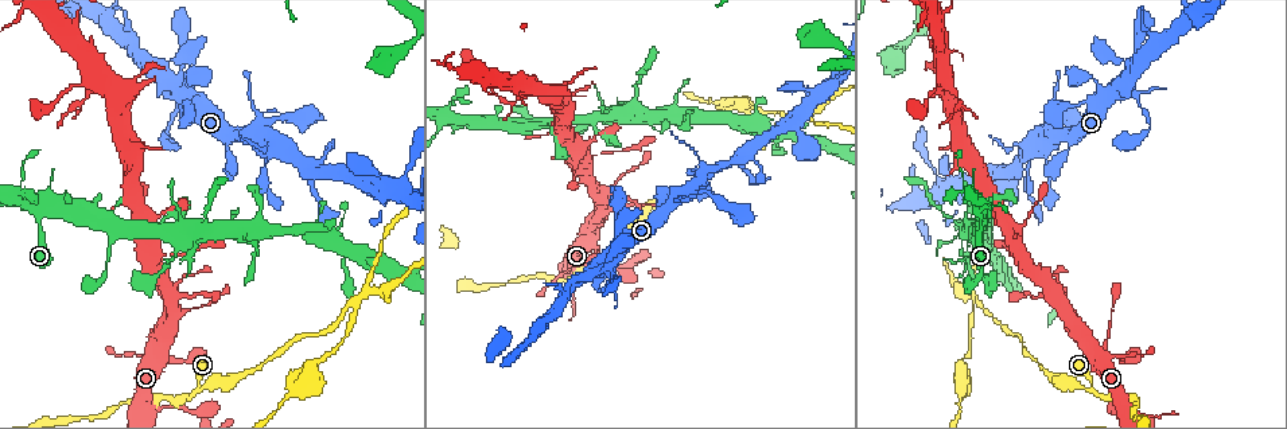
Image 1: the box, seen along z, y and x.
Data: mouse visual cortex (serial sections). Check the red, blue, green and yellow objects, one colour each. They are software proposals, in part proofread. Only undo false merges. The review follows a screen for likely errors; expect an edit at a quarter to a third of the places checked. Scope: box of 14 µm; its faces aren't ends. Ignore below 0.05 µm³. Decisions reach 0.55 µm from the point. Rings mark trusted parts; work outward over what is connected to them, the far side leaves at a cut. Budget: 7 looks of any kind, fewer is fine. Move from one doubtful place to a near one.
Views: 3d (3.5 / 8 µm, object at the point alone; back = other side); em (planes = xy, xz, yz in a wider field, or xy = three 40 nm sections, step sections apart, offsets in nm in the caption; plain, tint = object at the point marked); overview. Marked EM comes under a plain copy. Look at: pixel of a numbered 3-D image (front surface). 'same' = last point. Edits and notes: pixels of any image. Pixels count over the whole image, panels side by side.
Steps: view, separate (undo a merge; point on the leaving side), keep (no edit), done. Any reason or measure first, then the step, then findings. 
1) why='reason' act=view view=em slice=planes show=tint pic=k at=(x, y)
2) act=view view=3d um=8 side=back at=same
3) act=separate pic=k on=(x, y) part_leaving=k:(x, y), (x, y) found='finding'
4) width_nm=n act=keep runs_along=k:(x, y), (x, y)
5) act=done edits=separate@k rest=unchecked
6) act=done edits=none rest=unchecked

act=view view=3d um=3.5 pic=1 at=(205, 227)

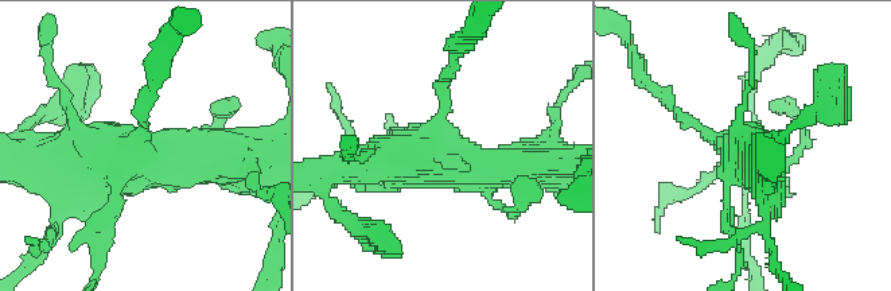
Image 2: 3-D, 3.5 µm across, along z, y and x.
act=view view=em slice=xy step=3 show=tint pic=2 at=(432, 138)

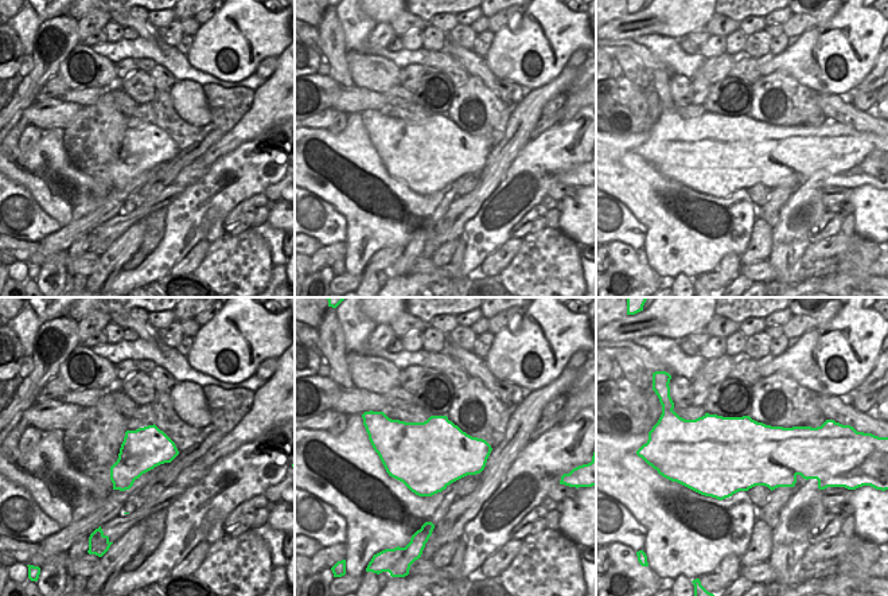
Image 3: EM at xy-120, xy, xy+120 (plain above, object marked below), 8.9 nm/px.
act=separate pic=2 on=(665, 99) part_leaving=2:(697, 125), (649, 85), (629, 39) found='two cells meet here'

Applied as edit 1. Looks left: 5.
why='looks like a crossing' act=view view=3d um=8 side=back pic=1 at=(355, 300)

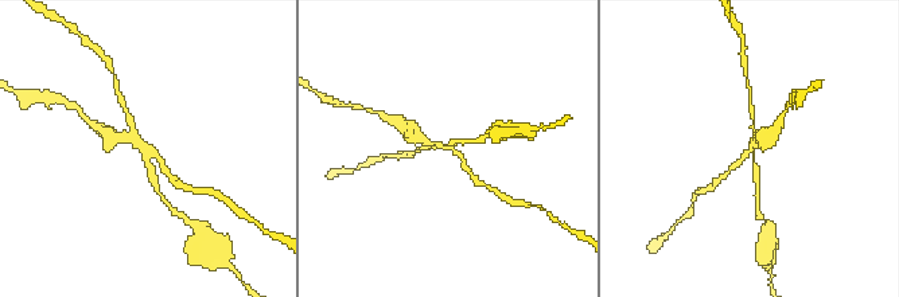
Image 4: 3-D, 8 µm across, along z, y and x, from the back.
arms=4 arm_widths_nm=150,150,200,200 why='need the tissue' act=view view=em slice=xy step=2 show=tint pic=4 at=(144, 149)

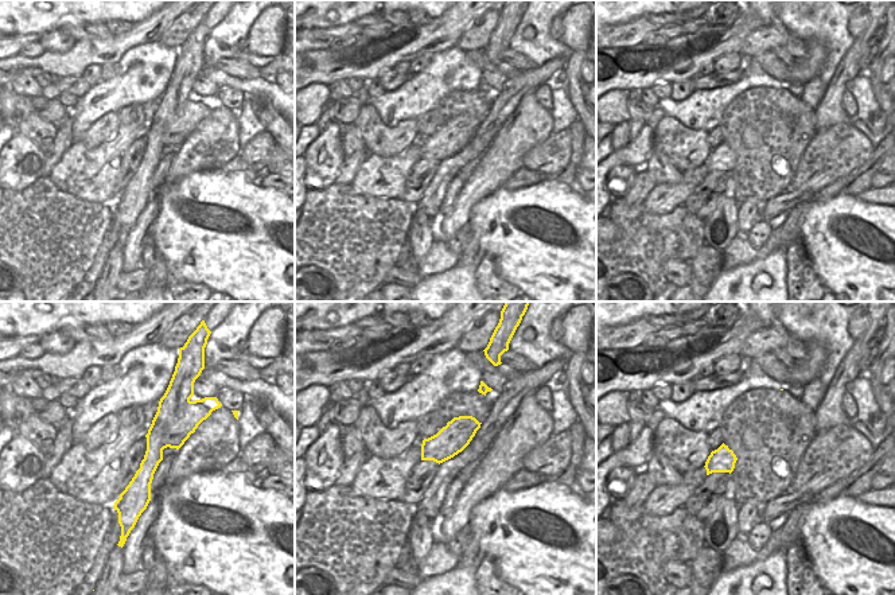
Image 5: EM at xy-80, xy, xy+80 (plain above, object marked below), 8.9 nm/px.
act=separate pic=4 on=(151, 174) part_leaving=4:(143, 152), (168, 204) found='a second cell is stuck on'

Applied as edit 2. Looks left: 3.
act=done edits=separate@2,separate@4 rest=unchecked

